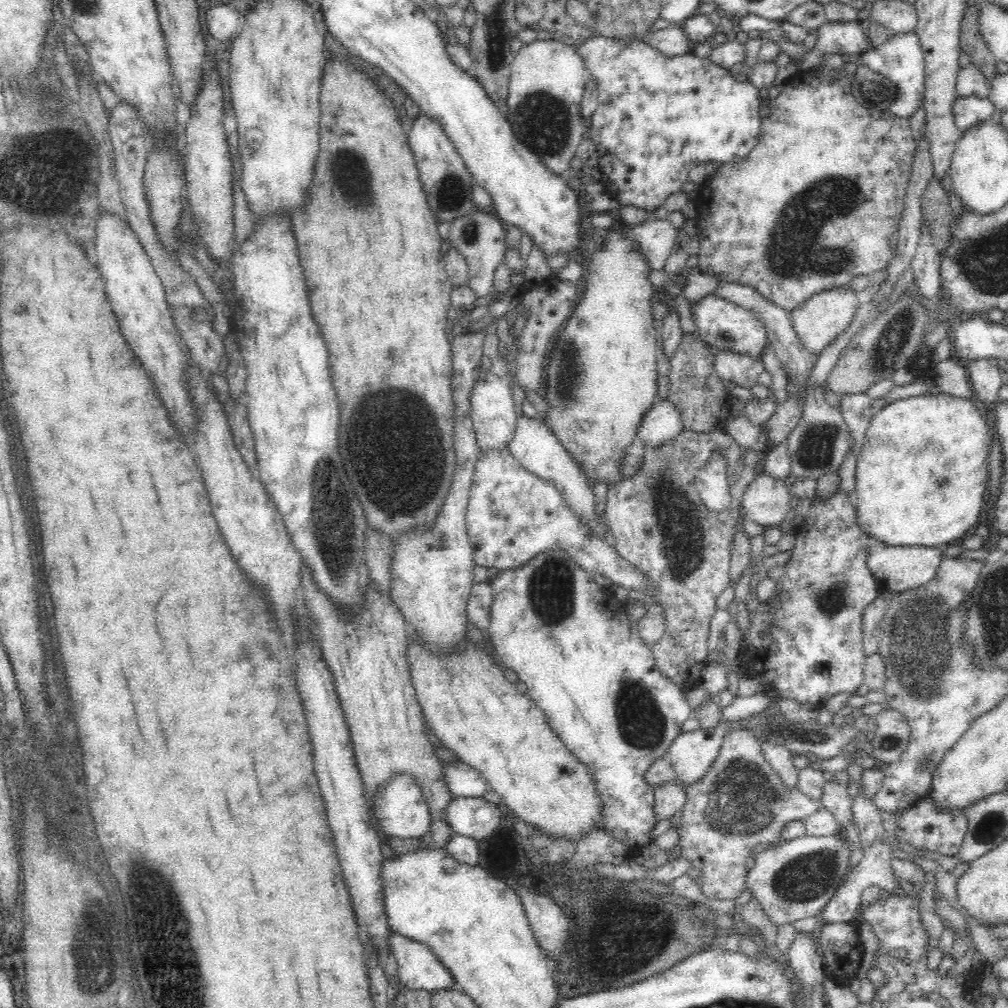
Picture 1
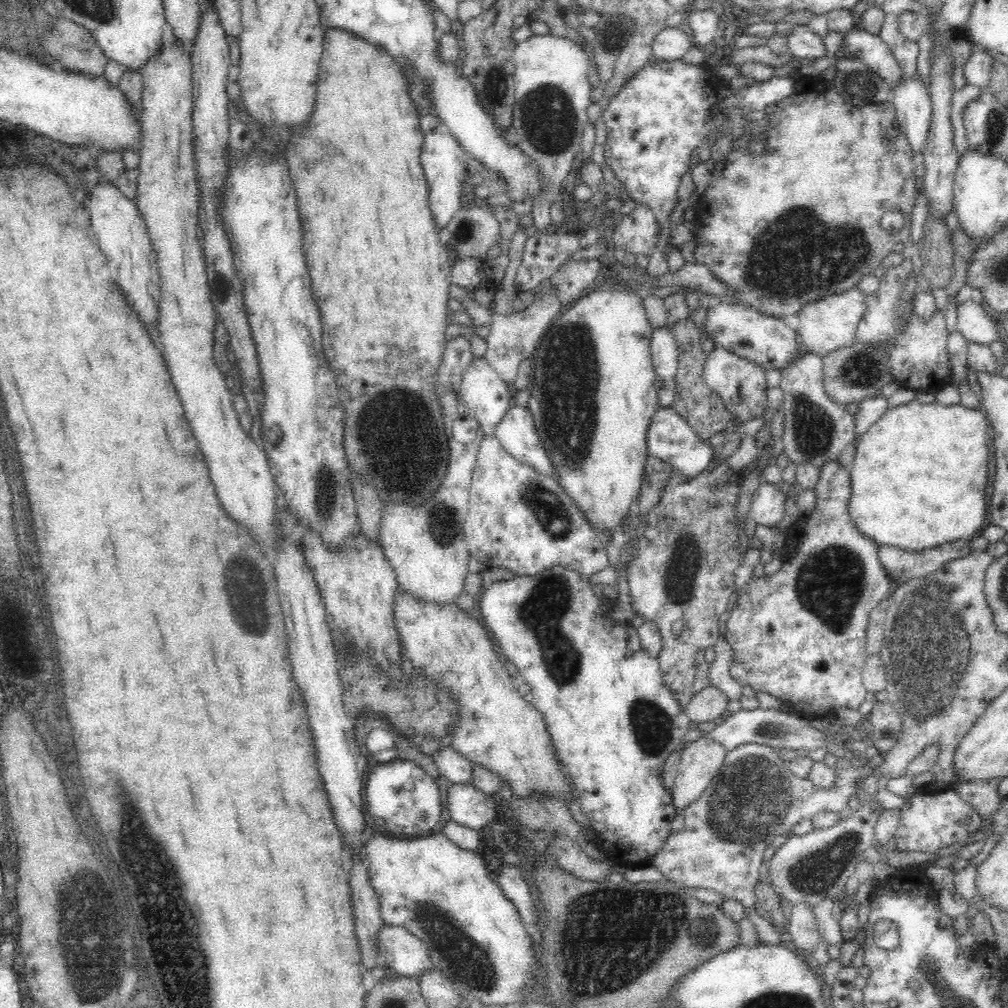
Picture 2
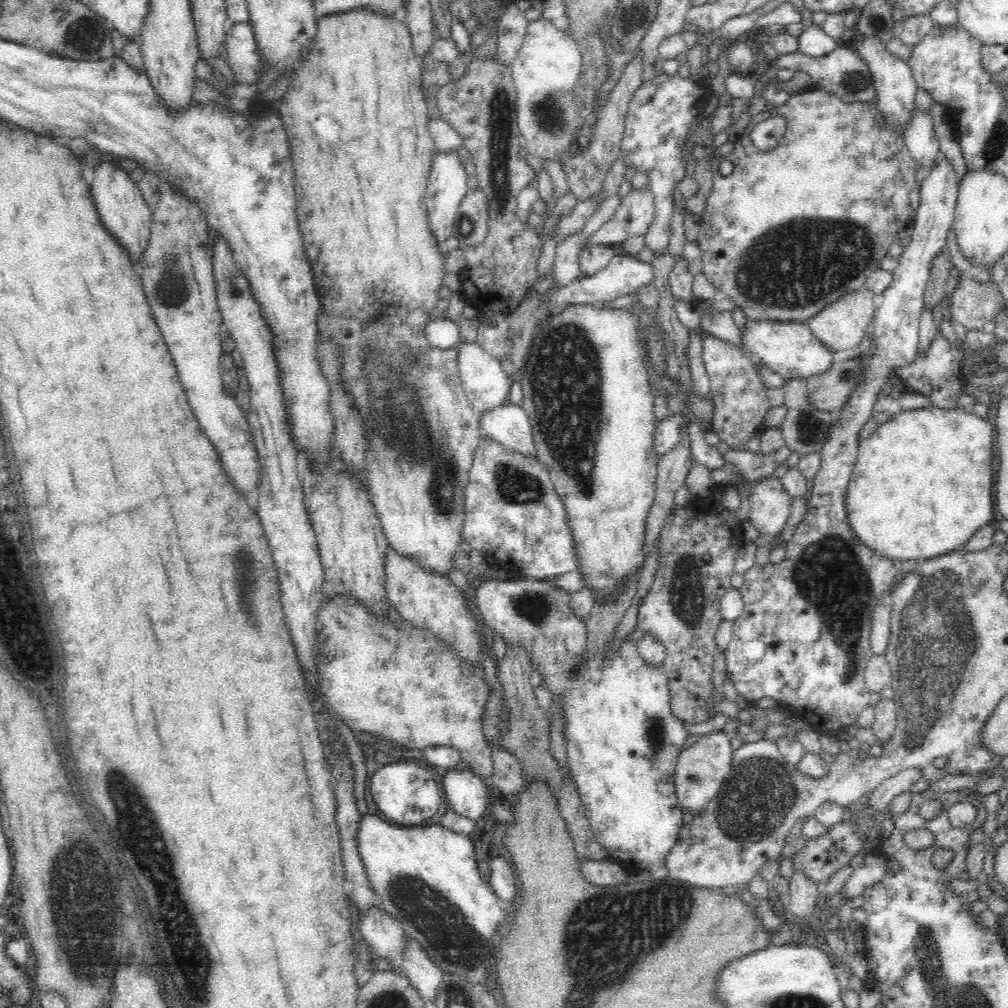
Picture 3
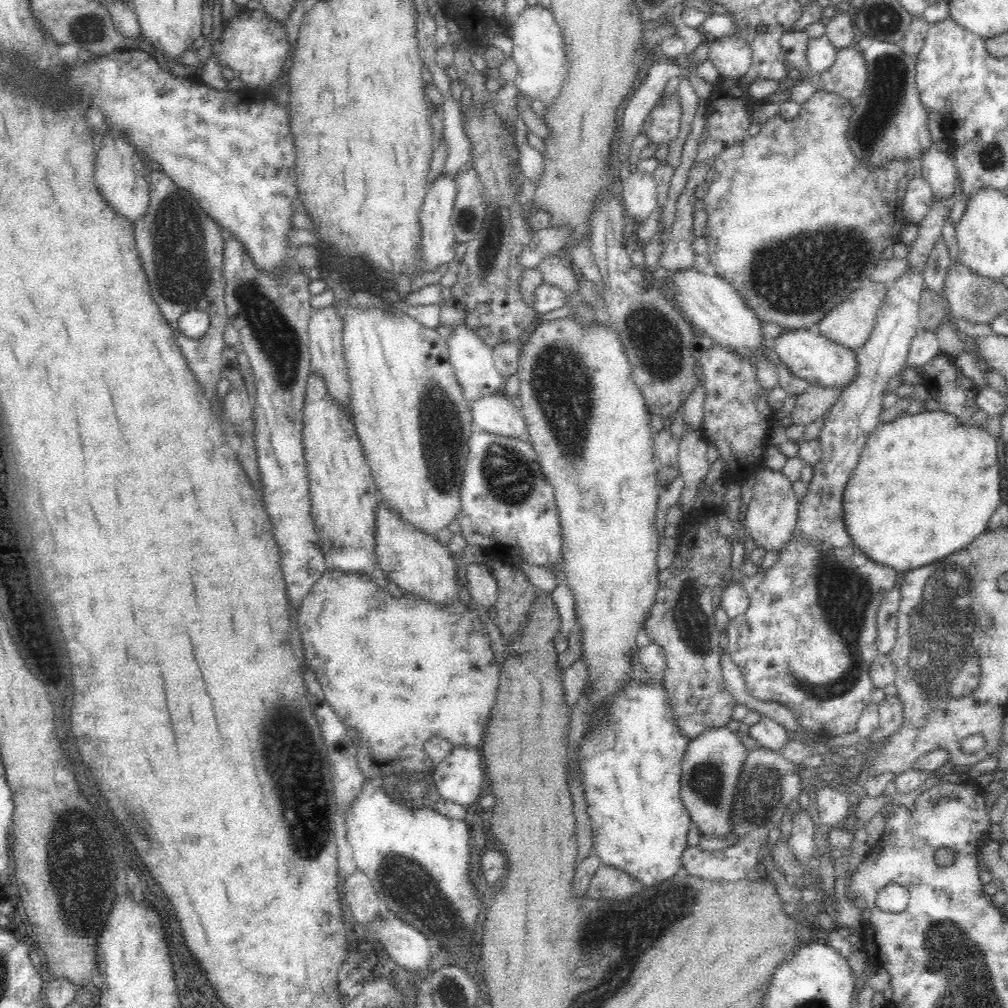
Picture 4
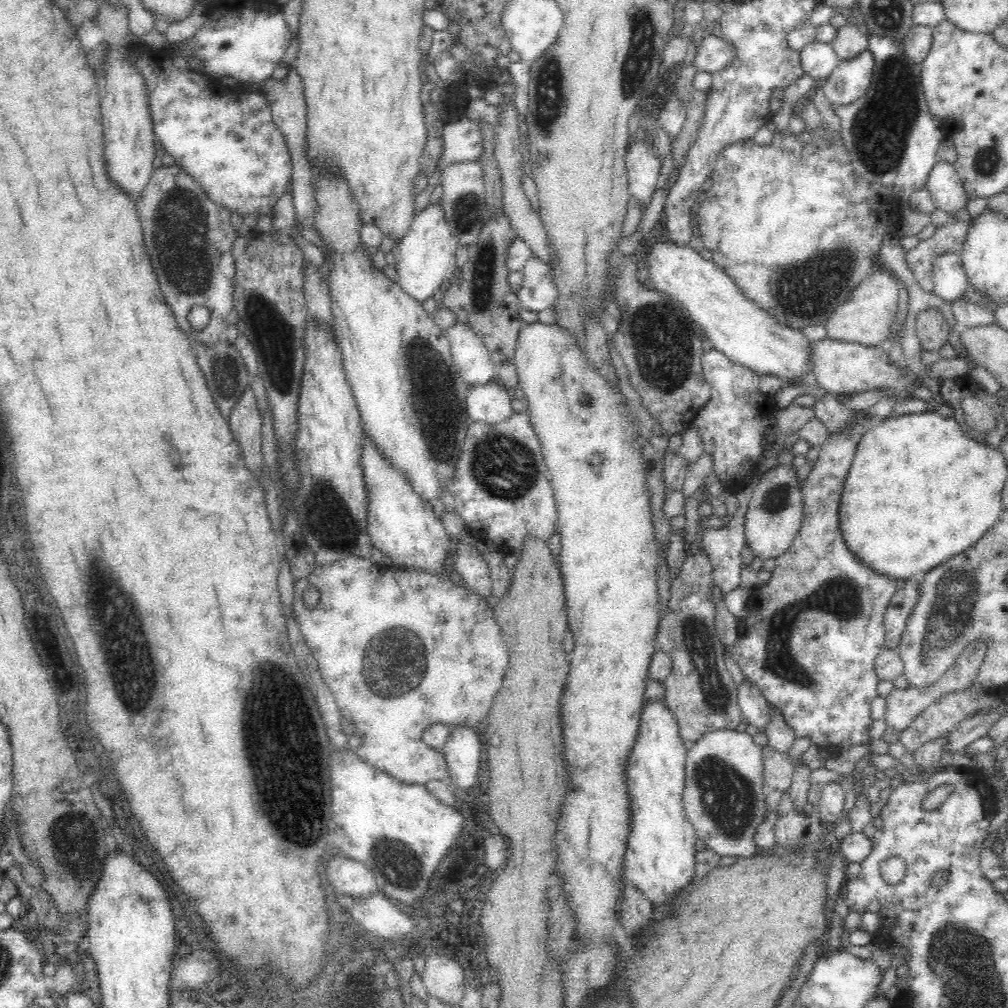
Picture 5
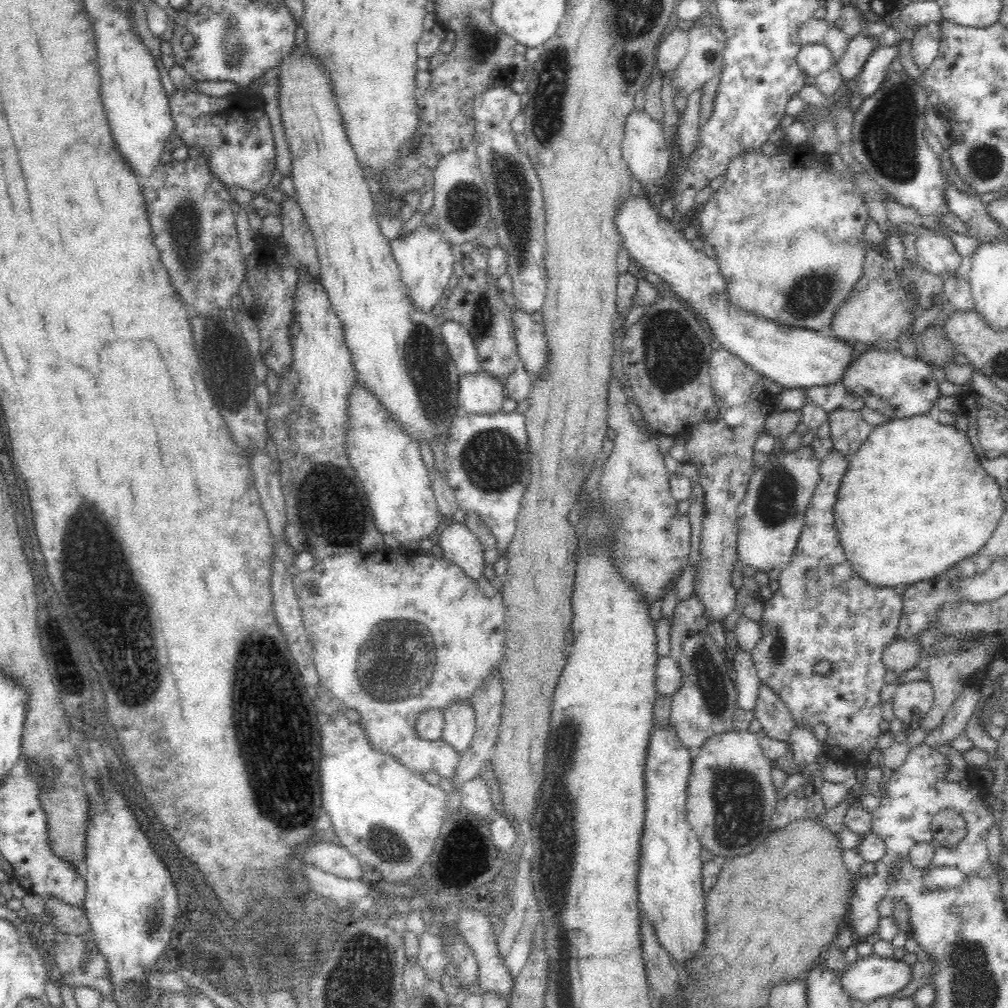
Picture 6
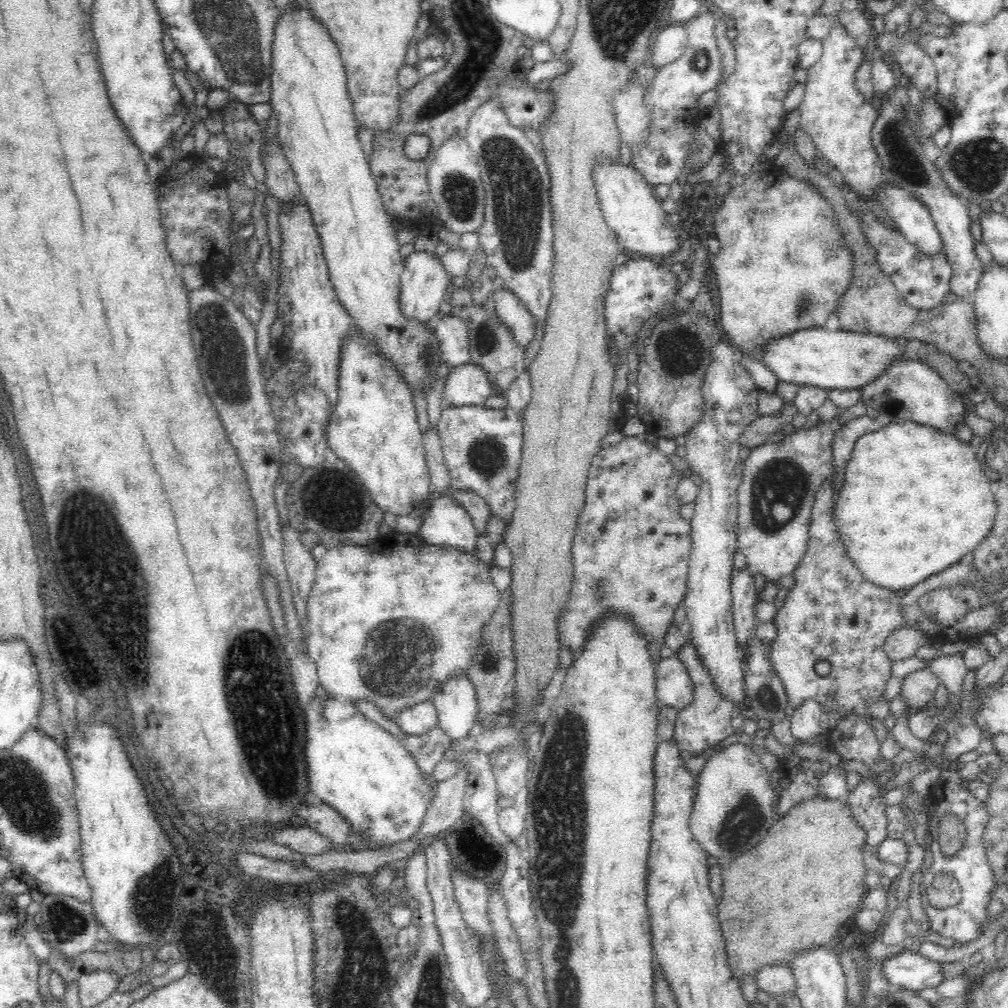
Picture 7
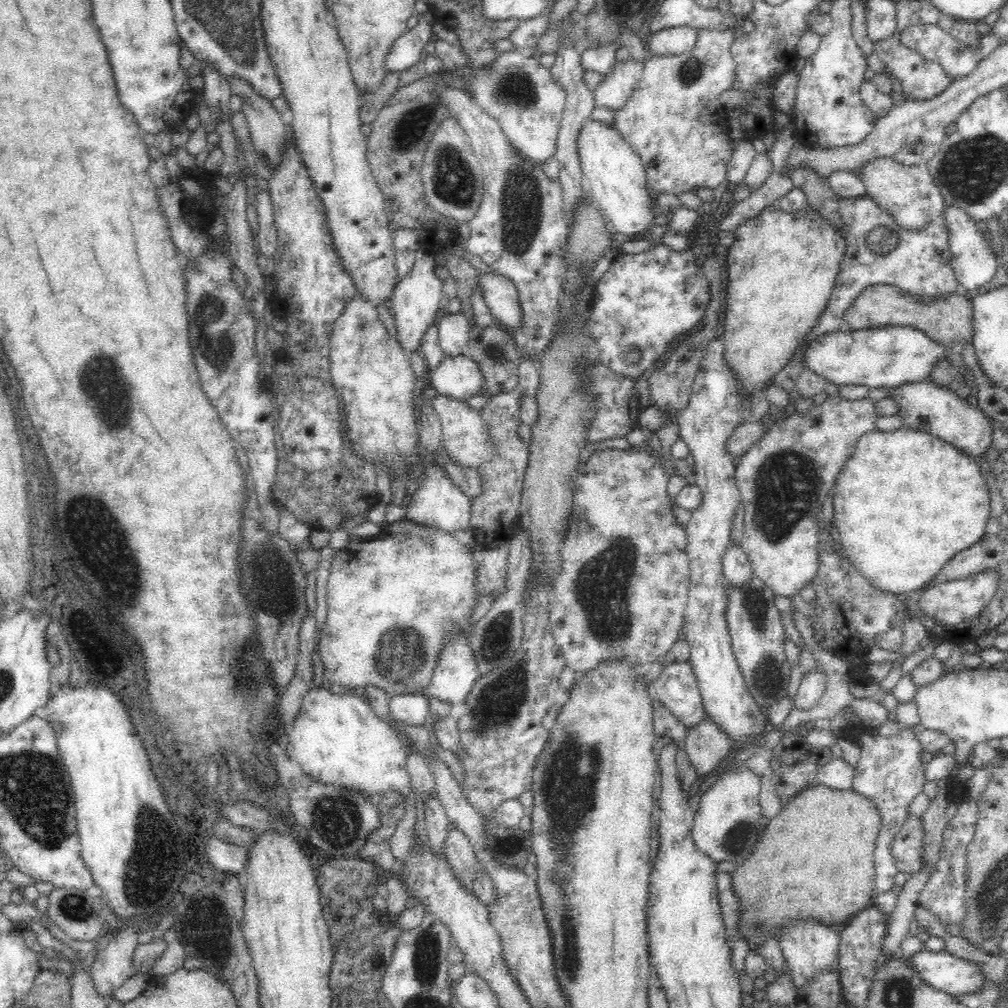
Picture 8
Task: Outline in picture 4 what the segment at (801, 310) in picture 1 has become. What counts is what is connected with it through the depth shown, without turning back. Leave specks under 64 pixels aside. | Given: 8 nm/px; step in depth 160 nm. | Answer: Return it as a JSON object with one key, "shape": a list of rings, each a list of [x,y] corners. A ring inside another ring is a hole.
{"shape":[[[867,280],[862,287],[849,294],[844,302],[834,306],[830,312],[822,317],[820,322],[817,322],[819,334],[846,348],[857,349],[861,347],[869,338],[877,310],[881,306],[882,300],[885,299],[887,289],[888,284]]]}

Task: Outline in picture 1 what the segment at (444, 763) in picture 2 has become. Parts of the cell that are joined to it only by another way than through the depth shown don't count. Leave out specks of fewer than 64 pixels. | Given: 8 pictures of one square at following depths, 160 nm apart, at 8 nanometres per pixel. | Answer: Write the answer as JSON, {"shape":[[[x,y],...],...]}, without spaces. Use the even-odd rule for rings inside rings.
{"shape":[[[460,761],[458,764],[449,763],[443,767],[445,768],[446,782],[453,797],[480,798],[488,790],[487,780],[482,776],[482,773],[474,770],[468,764]]]}

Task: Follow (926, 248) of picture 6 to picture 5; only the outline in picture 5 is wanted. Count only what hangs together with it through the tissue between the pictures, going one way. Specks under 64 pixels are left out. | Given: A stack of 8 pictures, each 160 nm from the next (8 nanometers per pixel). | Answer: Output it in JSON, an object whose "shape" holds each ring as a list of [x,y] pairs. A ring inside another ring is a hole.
{"shape":[[[944,251],[934,256],[930,275],[934,283],[934,293],[947,302],[959,299],[968,293],[977,298],[980,303],[984,303],[986,307],[994,310],[993,304],[987,304],[981,297],[977,297],[968,284],[960,252]]]}

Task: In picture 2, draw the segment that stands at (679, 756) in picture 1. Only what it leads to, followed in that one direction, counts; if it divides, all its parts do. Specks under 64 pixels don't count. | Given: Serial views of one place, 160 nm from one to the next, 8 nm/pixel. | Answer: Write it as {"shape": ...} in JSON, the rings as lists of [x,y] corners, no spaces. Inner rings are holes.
{"shape":[[[704,734],[696,741],[682,745],[682,754],[676,767],[678,774],[675,776],[671,797],[676,808],[684,808],[694,802],[702,794],[702,791],[709,786],[710,781],[718,774],[718,769],[722,766],[727,750],[714,740]]]}

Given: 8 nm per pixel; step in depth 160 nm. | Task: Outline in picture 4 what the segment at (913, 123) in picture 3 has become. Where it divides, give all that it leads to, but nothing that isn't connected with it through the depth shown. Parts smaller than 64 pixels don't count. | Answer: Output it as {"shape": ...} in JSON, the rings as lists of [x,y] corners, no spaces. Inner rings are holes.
{"shape":[[[936,145],[930,146],[928,151],[918,156],[921,176],[931,186],[933,194],[941,200],[951,201],[956,182],[957,167],[955,160],[948,157],[946,151],[938,149]]]}

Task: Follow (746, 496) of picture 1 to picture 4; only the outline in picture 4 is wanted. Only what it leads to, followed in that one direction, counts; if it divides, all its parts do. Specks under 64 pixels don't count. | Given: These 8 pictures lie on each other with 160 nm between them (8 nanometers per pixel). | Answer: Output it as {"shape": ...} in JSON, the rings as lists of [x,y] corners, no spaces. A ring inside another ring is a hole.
{"shape":[[[761,468],[755,474],[754,495],[747,506],[745,526],[750,533],[750,545],[769,550],[781,550],[794,533],[799,503],[793,484],[781,471]]]}

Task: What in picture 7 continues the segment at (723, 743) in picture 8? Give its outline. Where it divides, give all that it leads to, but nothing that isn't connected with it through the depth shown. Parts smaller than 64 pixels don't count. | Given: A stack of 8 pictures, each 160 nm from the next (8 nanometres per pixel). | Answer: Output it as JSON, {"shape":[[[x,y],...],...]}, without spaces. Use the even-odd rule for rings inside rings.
{"shape":[[[689,638],[688,642],[684,648],[678,650],[677,656],[686,665],[688,673],[694,681],[694,700],[690,706],[686,706],[686,709],[678,712],[673,740],[680,750],[688,750],[688,752],[692,752],[692,756],[698,756],[704,750],[724,742],[726,738],[730,738],[735,733],[732,725],[730,725],[731,718],[734,715],[734,706],[718,696],[712,686],[711,678],[706,674]]]}

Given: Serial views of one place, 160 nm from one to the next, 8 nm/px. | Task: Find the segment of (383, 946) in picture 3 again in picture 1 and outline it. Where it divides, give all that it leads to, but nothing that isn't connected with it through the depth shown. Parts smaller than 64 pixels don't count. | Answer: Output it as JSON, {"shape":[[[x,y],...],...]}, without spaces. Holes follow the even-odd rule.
{"shape":[[[392,933],[390,950],[392,950],[392,958],[396,959],[396,963],[398,963],[398,978],[400,978],[402,984],[405,984],[406,988],[426,990],[430,994],[434,991],[453,988],[454,979],[452,975],[423,943]]]}

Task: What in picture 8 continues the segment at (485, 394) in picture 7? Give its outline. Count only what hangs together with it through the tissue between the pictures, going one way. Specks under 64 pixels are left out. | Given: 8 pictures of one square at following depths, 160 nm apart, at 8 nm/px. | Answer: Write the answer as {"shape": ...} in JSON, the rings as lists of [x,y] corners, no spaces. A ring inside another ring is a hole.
{"shape":[[[467,353],[443,355],[436,370],[430,373],[433,388],[456,400],[466,400],[483,392],[481,368]]]}

